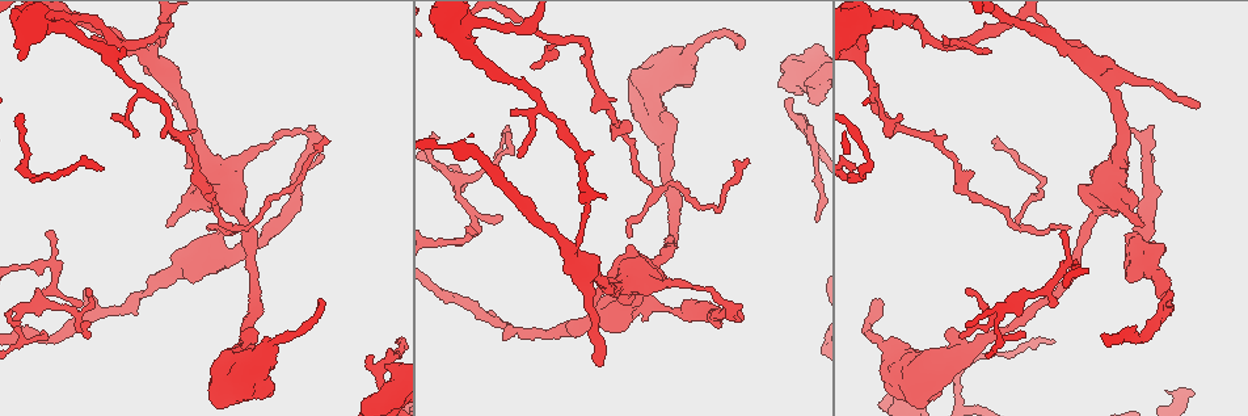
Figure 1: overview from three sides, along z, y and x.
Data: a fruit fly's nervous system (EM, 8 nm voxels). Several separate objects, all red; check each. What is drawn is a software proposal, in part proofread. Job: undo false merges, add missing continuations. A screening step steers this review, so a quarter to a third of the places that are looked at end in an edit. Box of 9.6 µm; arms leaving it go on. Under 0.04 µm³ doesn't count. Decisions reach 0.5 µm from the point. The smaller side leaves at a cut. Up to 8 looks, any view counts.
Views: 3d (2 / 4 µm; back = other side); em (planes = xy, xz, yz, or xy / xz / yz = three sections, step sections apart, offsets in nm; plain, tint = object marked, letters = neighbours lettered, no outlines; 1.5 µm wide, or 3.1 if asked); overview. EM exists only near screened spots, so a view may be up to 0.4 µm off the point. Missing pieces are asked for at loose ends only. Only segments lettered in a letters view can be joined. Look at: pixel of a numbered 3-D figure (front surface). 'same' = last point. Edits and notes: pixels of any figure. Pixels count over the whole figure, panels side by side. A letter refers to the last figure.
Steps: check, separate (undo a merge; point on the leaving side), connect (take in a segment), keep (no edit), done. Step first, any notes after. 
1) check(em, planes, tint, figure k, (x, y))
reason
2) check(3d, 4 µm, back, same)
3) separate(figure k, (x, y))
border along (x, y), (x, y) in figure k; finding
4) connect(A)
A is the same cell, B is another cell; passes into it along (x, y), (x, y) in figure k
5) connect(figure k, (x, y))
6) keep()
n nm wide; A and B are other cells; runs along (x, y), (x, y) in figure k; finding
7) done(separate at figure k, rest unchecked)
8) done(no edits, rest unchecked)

check(3d, 4 µm, figure 1, (598, 365))
free end

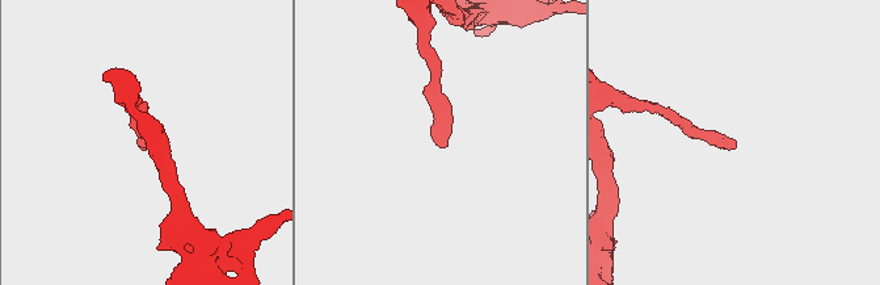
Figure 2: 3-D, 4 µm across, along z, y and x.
check(em, planes, letters, figure 2, (736, 147))

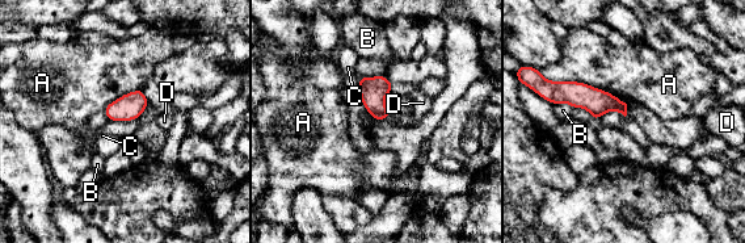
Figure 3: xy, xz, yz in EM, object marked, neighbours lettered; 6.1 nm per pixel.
keep()
A, B, C and D are other cells; none of them fits

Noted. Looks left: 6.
check(em, yz, step 4, letters, figure 1, (168, 225))
an open end

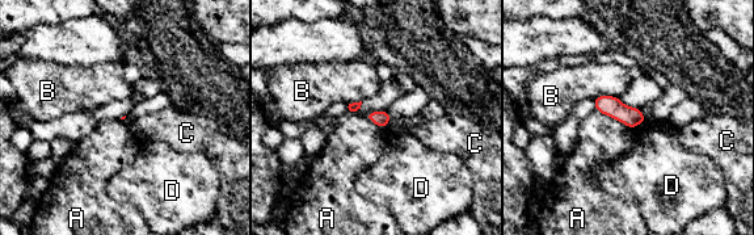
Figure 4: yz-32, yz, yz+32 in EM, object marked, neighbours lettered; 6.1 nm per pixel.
keep()
A, B, C and D are other cells; border along (595, 110), (623, 122), (631, 129) in figure 4; no lettered segment goes on from it

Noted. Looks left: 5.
check(3d, 4 µm, figure 1, (500, 216))
tapers out

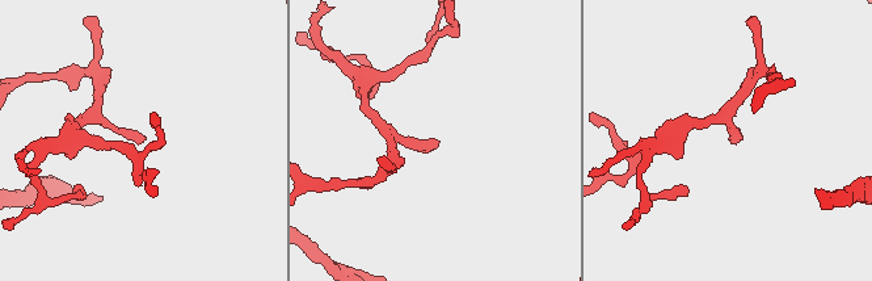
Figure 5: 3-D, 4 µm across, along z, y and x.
check(em, planes, letters, figure 5, (731, 139))

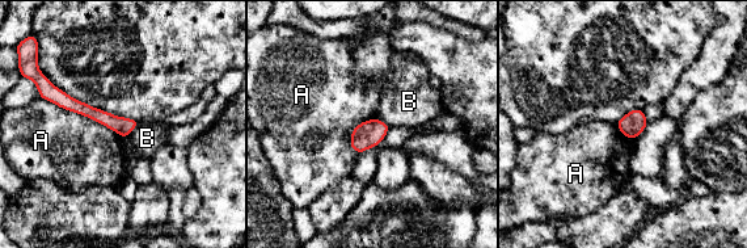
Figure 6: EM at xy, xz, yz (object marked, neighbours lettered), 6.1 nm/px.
keep()
A touches over 600 nm; A and B are other cells; border along (39, 96), (89, 117), (123, 138) in figure 6; no lettered segment goes on from it

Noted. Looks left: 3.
check(em, planes, letters, figure 1, (87, 290))
an open end

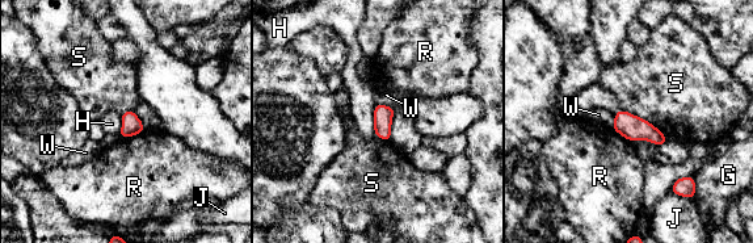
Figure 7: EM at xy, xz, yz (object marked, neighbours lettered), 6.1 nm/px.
keep()
G, H, J, R, S and W are other cells; border along (375, 103), (373, 133) in figure 7; none of them fits

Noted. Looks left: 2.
done(no edits, rest unchecked)

